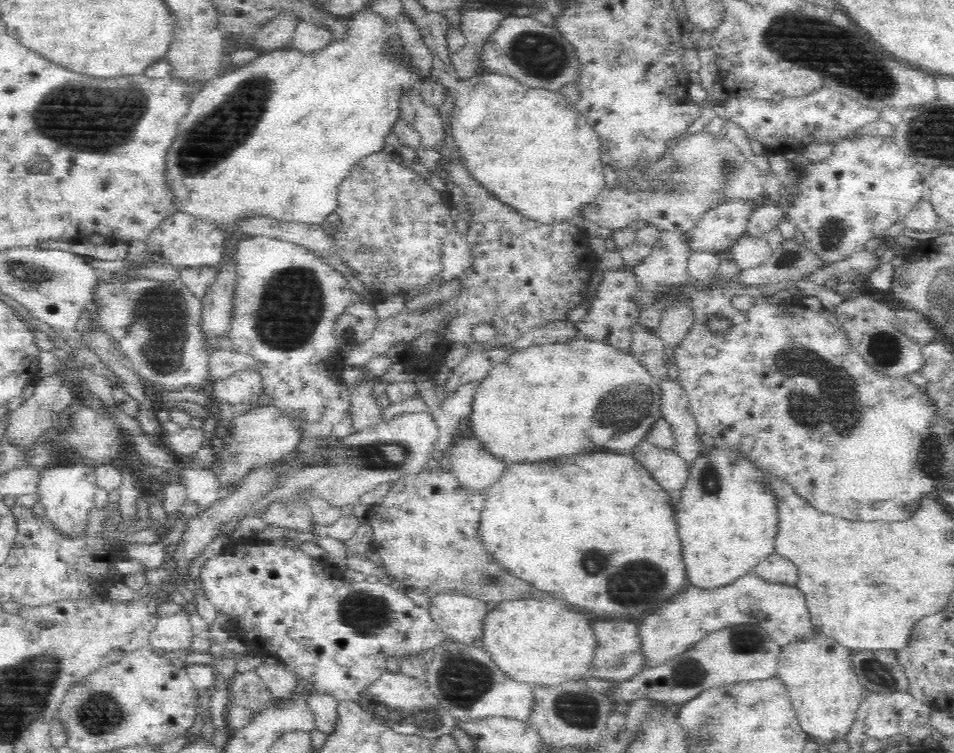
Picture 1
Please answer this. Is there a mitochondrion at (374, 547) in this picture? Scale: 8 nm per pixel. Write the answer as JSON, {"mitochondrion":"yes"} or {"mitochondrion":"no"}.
{"mitochondrion":"no"}

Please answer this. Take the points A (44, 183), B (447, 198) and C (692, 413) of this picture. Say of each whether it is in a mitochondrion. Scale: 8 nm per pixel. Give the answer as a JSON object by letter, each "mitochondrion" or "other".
{"A":"other","B":"other","C":"other"}

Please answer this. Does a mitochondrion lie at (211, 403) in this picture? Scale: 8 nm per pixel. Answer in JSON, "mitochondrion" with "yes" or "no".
{"mitochondrion":"no"}

